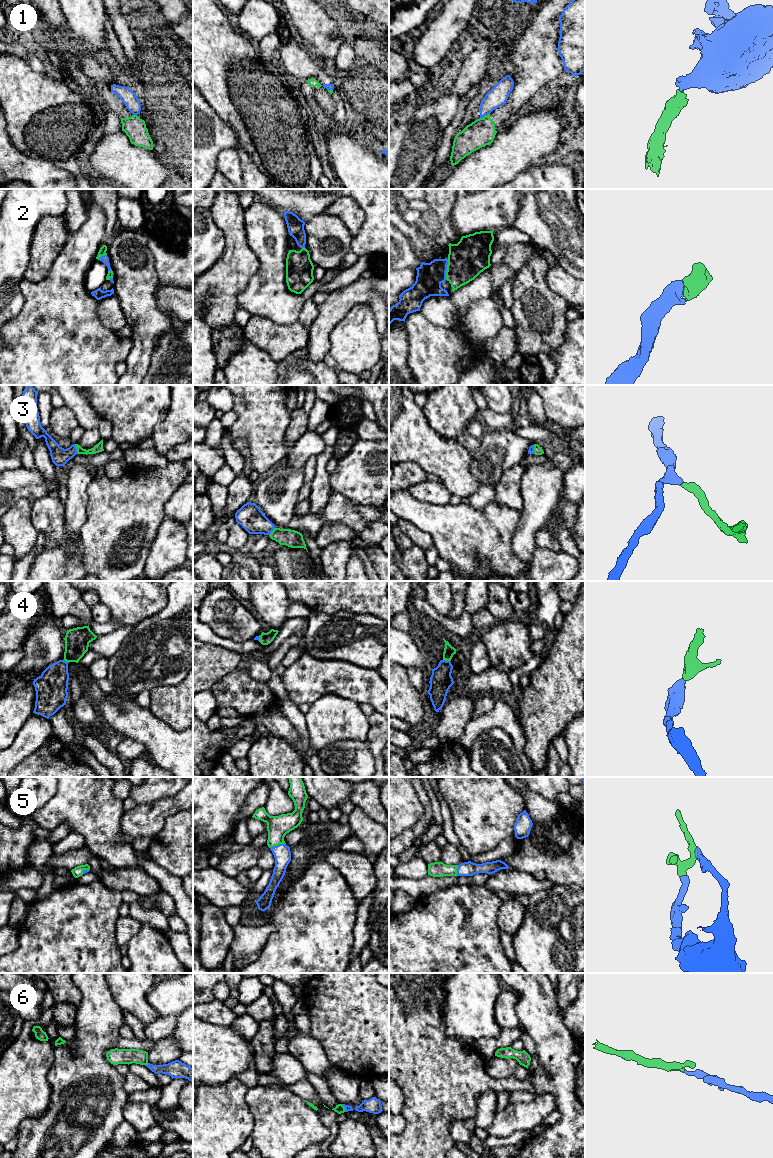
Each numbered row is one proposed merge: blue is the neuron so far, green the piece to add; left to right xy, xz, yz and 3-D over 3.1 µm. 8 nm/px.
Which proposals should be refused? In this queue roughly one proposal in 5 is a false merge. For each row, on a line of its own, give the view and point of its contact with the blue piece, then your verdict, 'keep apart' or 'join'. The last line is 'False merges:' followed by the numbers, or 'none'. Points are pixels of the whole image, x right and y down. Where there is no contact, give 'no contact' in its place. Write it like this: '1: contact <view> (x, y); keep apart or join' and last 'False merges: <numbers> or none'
1: contact yz (484, 115); keep apart
2: contact yz (446, 269); join
3: contact xy (76, 449); join
4: contact yz (445, 660); join
5: contact xz (277, 845); join
6: contact xy (147, 1064); join
False merges: 1

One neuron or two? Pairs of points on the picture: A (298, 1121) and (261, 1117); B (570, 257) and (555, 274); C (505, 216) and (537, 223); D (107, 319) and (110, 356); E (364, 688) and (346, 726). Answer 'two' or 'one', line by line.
A: one
B: two
C: two
D: two
E: two

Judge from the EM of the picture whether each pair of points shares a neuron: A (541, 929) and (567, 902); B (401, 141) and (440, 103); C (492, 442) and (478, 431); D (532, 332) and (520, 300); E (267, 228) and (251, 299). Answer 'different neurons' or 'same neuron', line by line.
A: same neuron
B: same neuron
C: different neurons
D: same neuron
E: same neuron

